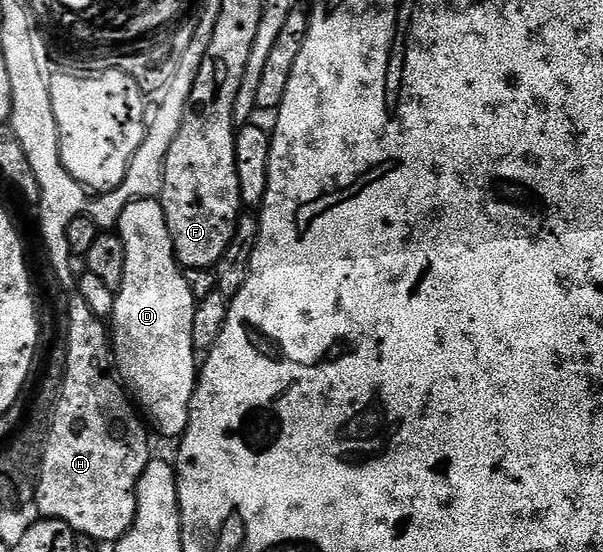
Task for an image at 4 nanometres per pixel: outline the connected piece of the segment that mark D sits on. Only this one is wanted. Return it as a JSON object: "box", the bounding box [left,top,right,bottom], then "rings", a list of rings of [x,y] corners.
{"box":[109,198,197,440],"rings":[[[138,198],[136,202],[130,202],[121,212],[117,233],[121,241],[125,244],[125,280],[121,284],[115,296],[115,310],[109,319],[109,337],[113,343],[113,366],[117,371],[117,378],[125,387],[128,395],[133,399],[134,405],[148,419],[155,421],[155,426],[167,438],[178,440],[182,438],[185,428],[189,424],[189,408],[191,407],[191,397],[195,391],[195,380],[197,377],[197,351],[193,344],[193,312],[195,311],[195,297],[193,292],[189,292],[189,284],[184,267],[180,266],[179,259],[175,257],[173,248],[173,236],[169,236],[169,224],[165,220],[162,201],[153,198]]]}

